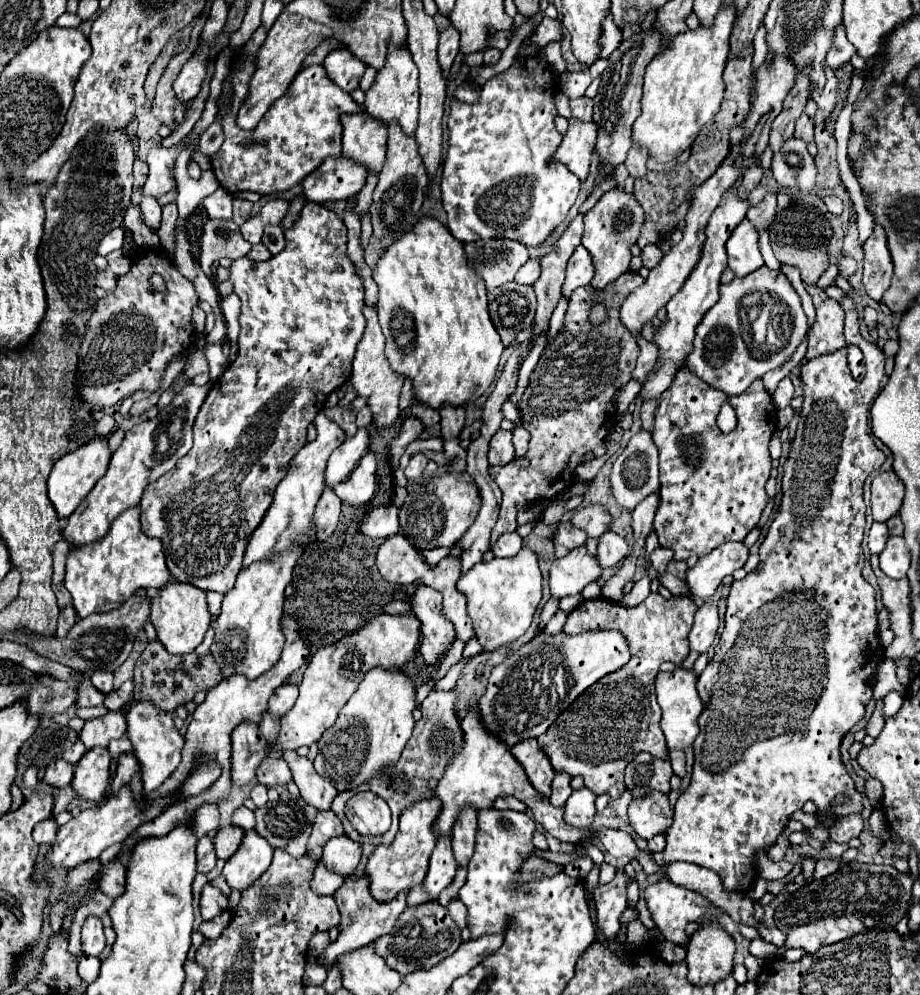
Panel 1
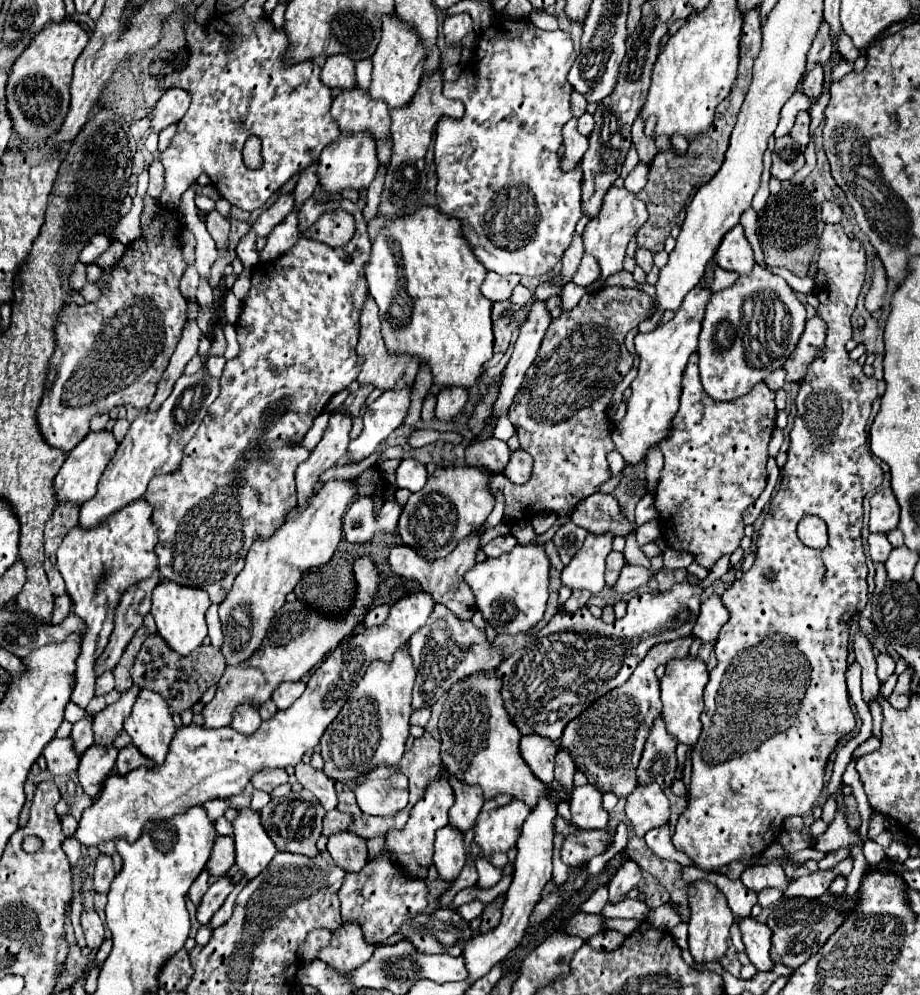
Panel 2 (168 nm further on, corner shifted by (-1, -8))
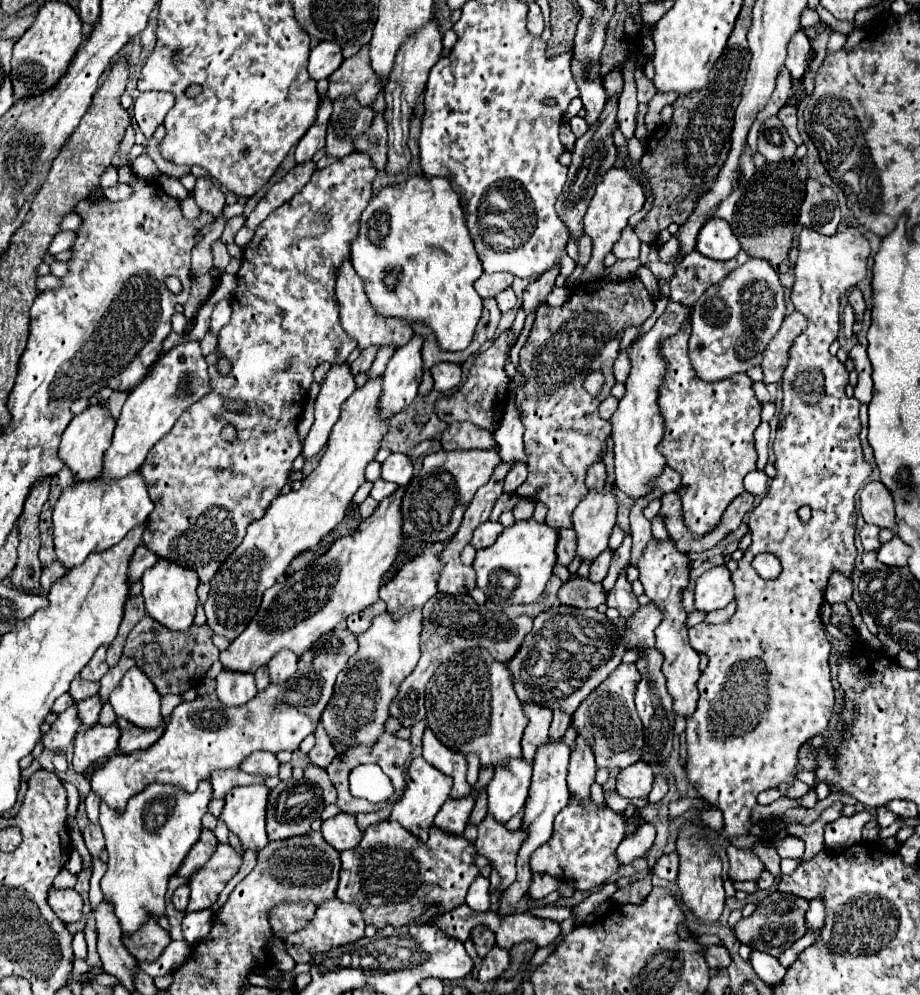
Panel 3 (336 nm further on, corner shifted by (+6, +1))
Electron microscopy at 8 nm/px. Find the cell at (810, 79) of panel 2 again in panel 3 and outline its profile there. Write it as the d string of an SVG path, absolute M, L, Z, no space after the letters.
M796 32L788 42L788 58L786 68L790 70L794 80L800 80L810 62L810 40L804 32Z

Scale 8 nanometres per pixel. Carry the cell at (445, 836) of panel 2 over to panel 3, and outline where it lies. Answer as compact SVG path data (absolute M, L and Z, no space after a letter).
M468 794L460 800L456 798L448 798L440 812L434 818L434 826L446 830L446 832L454 832L454 834L462 834L466 828L466 822L470 818L470 812L474 808L474 798Z

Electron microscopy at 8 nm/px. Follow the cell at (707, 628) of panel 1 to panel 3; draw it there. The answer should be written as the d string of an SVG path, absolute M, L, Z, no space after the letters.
M726 564L714 566L696 580L696 608L712 612L734 600L732 574Z

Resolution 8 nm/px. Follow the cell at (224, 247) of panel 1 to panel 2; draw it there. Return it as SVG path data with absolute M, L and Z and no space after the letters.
M215 211L215 213L207 213L205 223L207 223L207 231L211 233L211 237L217 243L217 249L219 251L227 251L227 245L229 245L229 221L223 219Z

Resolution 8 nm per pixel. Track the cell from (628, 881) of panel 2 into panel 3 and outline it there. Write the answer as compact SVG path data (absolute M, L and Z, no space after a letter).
M644 822L642 826L638 826L638 830L628 834L618 846L620 864L632 864L636 858L648 852L650 846L654 844L654 838L656 838L656 828L650 822Z

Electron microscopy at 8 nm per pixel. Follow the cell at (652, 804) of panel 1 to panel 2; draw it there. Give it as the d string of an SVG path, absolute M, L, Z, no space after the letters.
M637 785L637 789L627 797L625 813L629 825L633 827L637 837L643 837L647 831L669 823L669 799L661 791L659 785Z

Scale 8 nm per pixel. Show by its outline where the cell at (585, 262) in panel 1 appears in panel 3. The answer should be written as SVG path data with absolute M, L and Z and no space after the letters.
M582 234L580 240L578 240L578 264L586 266L588 260L590 260L590 256L592 256L592 238L586 236L586 234Z

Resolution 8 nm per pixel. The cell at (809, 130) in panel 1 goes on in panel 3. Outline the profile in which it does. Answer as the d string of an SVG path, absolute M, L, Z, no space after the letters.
M792 104L782 106L780 112L778 112L778 118L782 120L782 124L784 124L784 128L788 130L790 138L792 138L796 144L802 144L802 138L800 138L798 128L796 128L796 106L792 106Z

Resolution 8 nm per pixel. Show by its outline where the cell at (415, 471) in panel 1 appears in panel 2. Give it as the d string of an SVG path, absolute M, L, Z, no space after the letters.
M403 459L397 469L397 487L405 487L409 491L421 491L427 481L427 469L423 463L415 459Z

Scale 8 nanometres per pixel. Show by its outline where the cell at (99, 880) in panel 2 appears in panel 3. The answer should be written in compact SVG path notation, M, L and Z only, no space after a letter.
M88 824L84 830L82 830L82 836L84 836L84 842L86 842L86 848L98 856L102 850L104 850L104 834L100 832L100 826L98 824Z

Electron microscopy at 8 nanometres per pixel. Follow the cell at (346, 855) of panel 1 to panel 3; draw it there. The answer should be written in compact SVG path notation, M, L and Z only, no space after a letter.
M340 812L334 818L328 818L322 824L322 836L338 852L352 850L362 840L362 832L358 830L356 816L346 812Z

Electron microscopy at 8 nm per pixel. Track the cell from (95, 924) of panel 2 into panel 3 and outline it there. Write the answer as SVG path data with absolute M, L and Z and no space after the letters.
M50 886L48 904L64 924L76 922L82 916L82 896L74 888L60 890L60 888Z

